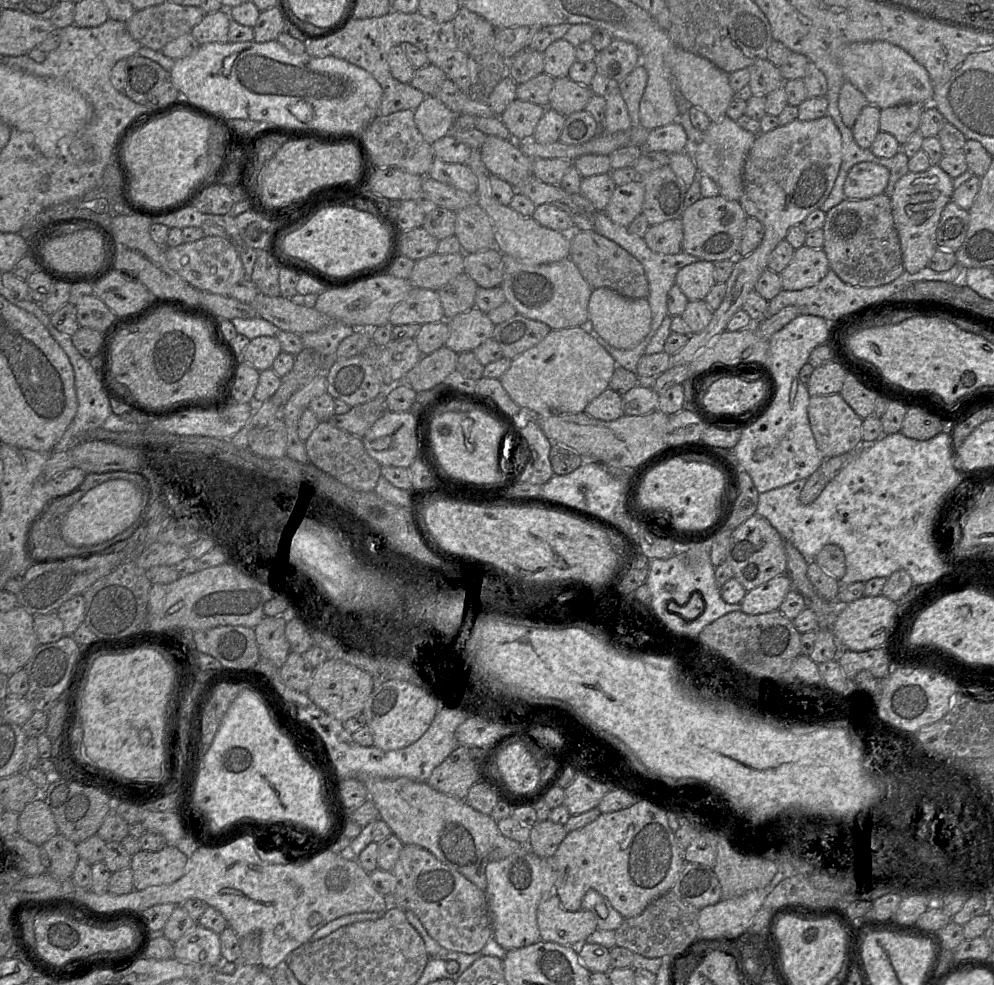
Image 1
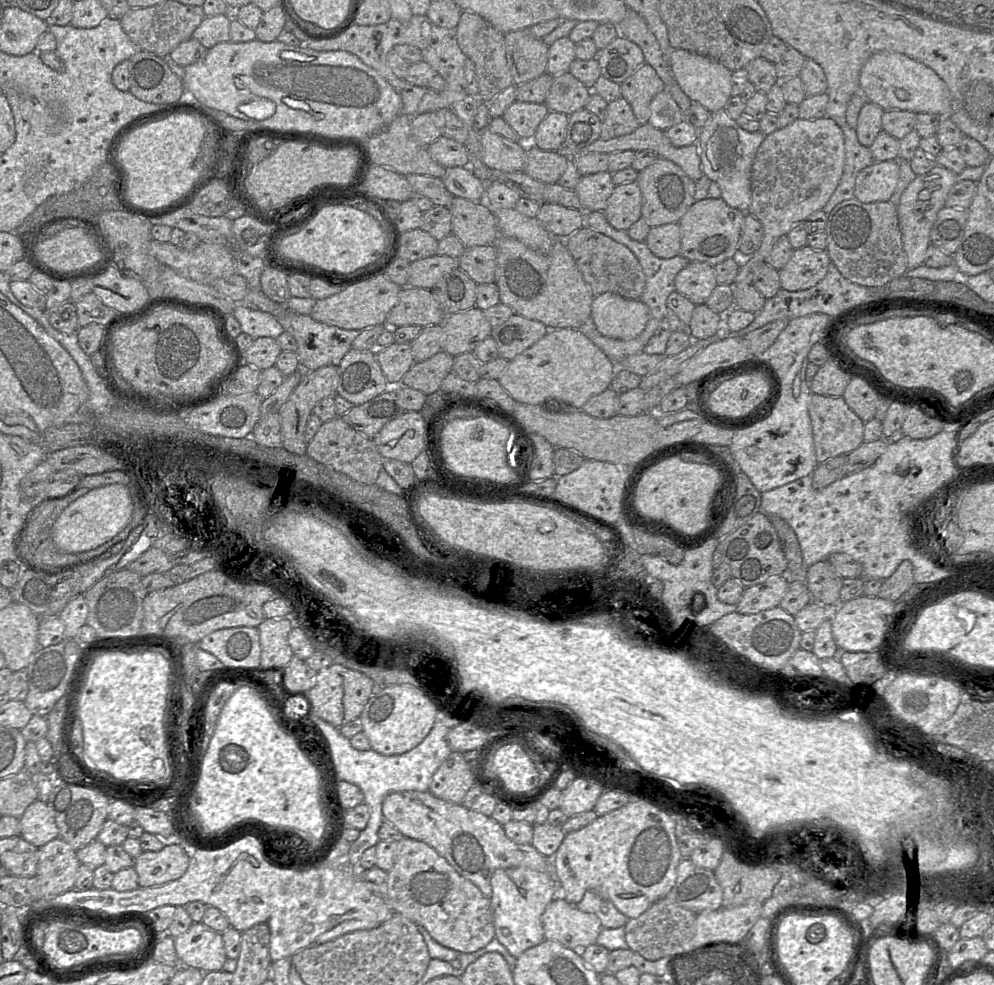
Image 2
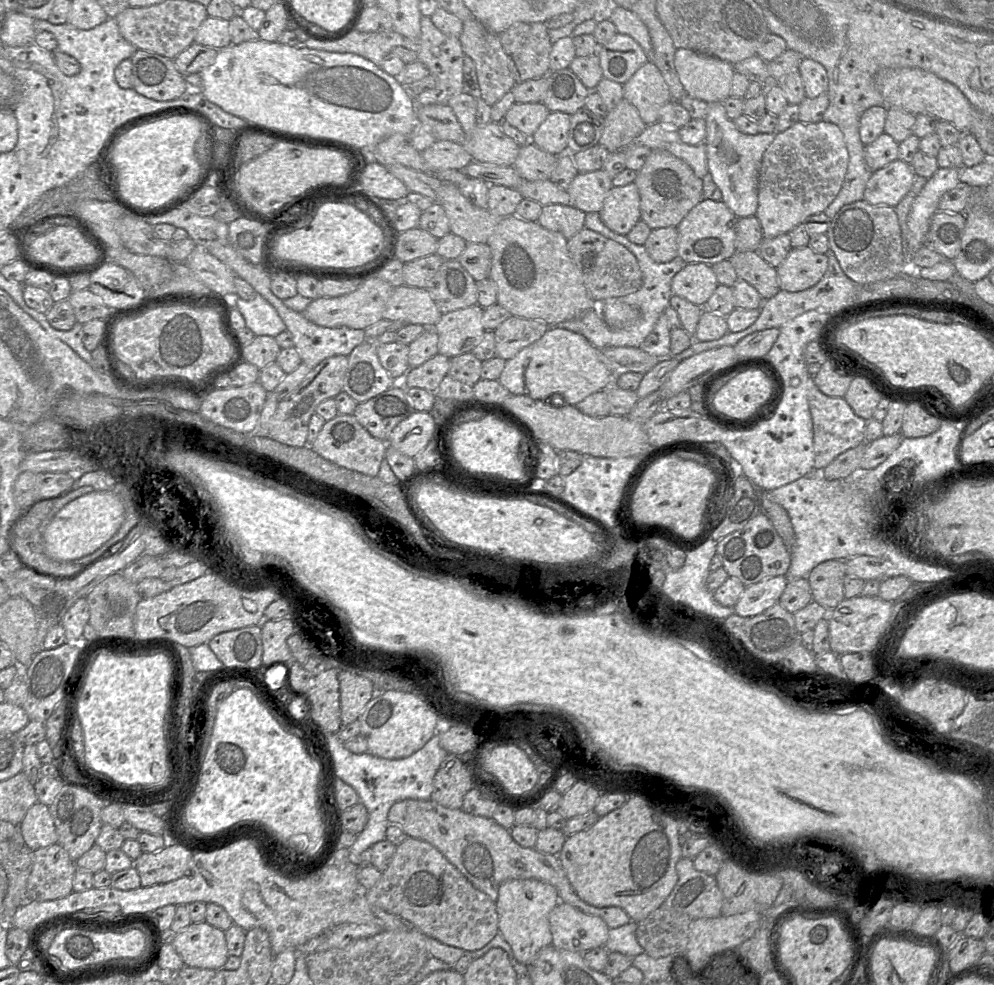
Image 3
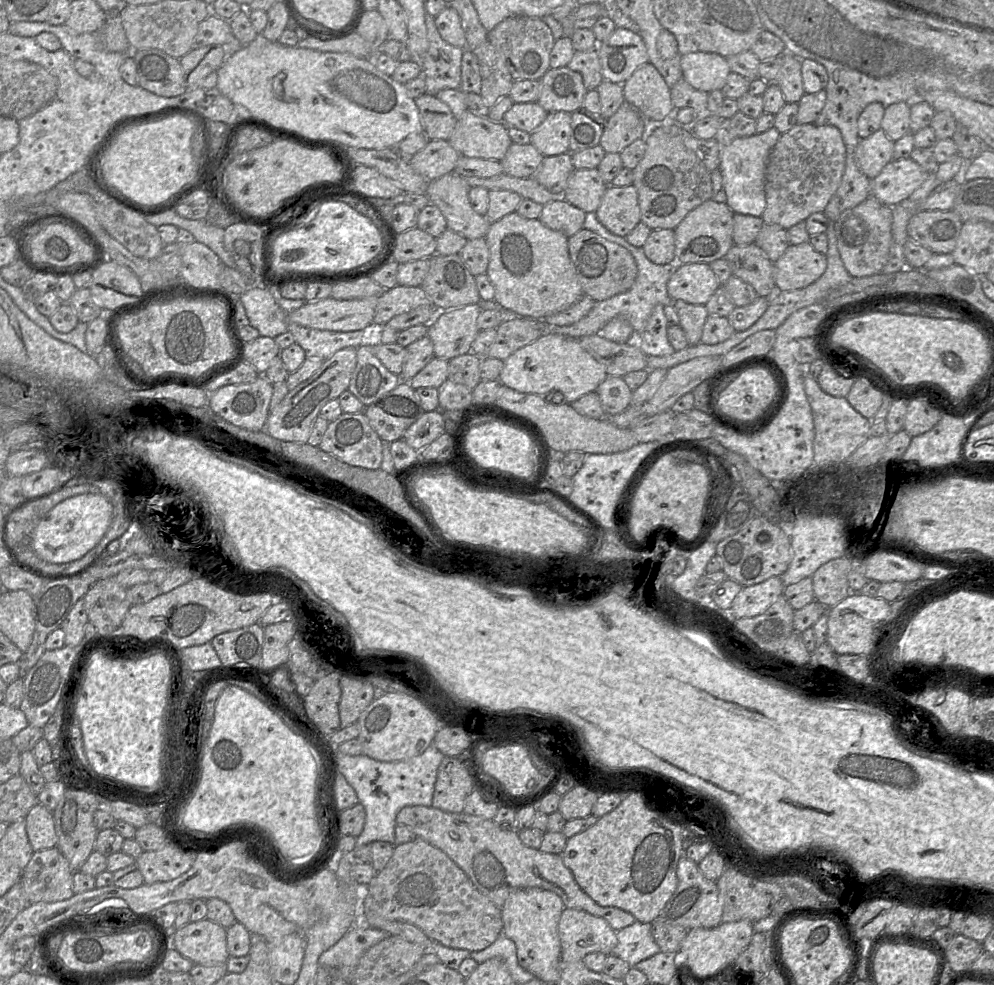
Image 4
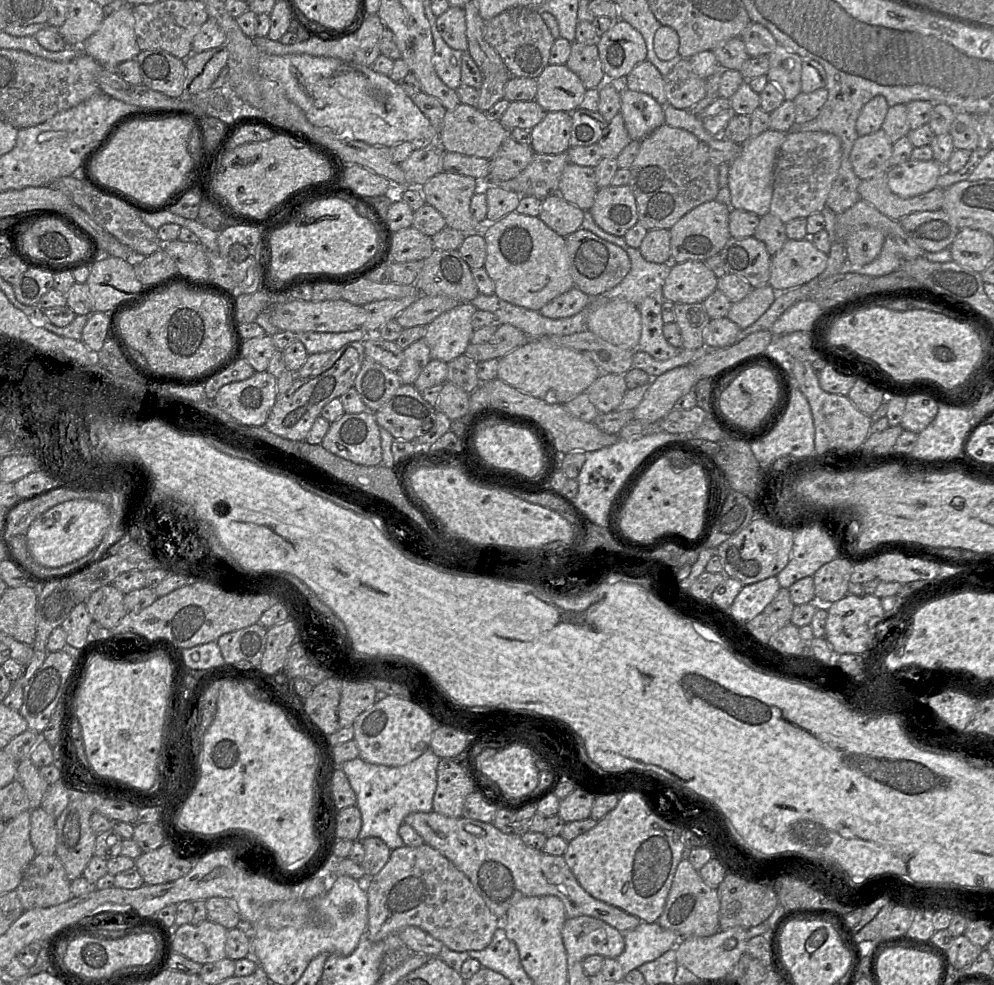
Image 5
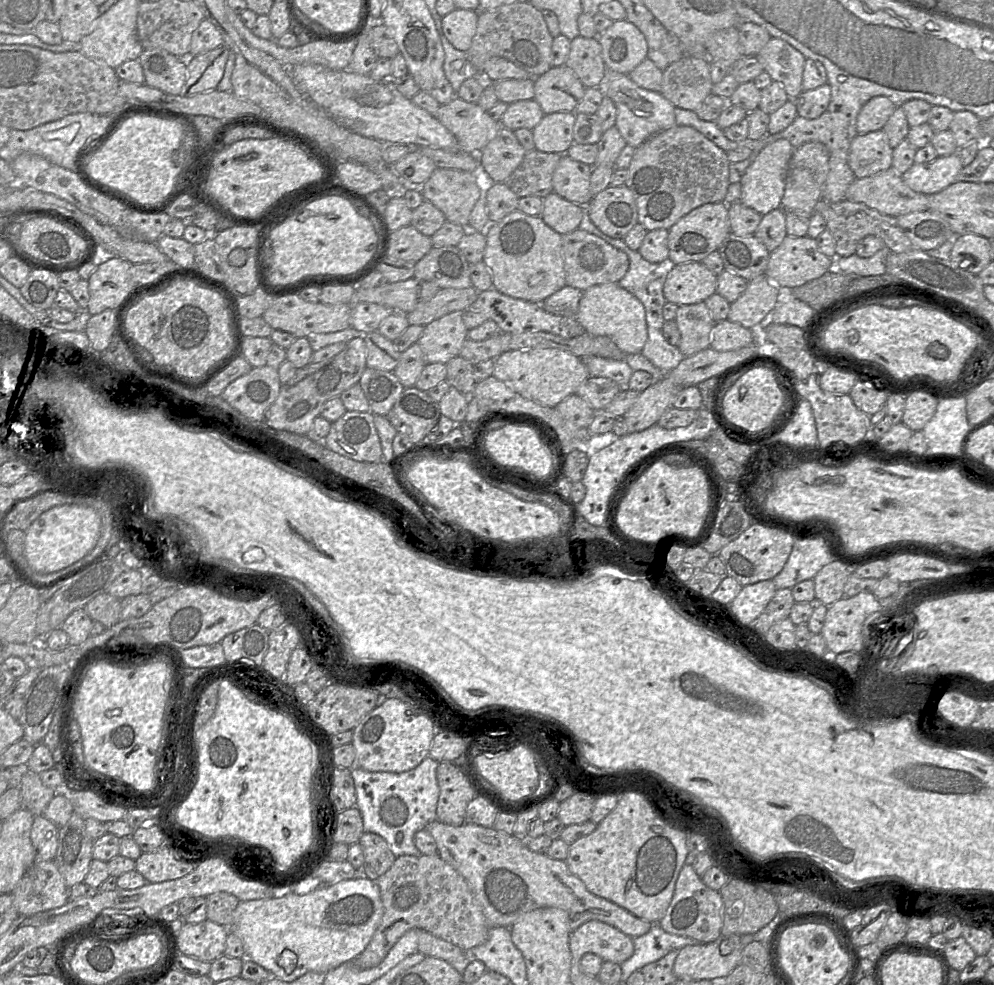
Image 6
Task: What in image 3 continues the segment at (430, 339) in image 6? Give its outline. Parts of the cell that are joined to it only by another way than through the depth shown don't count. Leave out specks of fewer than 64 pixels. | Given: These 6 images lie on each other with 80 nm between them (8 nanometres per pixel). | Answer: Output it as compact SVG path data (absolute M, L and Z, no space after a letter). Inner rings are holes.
M474 305L442 314L433 328L438 335L438 353L454 358L472 352L486 331L482 325L483 311Z

